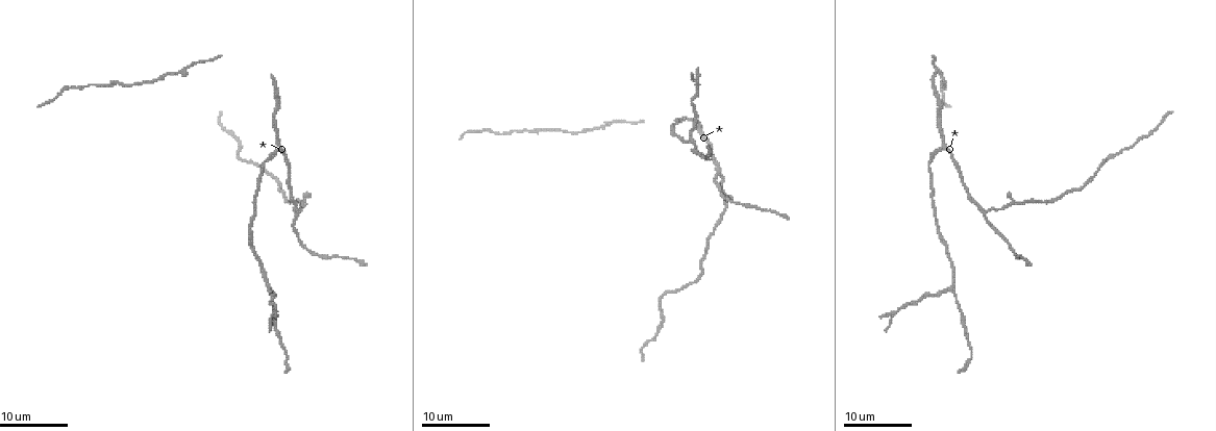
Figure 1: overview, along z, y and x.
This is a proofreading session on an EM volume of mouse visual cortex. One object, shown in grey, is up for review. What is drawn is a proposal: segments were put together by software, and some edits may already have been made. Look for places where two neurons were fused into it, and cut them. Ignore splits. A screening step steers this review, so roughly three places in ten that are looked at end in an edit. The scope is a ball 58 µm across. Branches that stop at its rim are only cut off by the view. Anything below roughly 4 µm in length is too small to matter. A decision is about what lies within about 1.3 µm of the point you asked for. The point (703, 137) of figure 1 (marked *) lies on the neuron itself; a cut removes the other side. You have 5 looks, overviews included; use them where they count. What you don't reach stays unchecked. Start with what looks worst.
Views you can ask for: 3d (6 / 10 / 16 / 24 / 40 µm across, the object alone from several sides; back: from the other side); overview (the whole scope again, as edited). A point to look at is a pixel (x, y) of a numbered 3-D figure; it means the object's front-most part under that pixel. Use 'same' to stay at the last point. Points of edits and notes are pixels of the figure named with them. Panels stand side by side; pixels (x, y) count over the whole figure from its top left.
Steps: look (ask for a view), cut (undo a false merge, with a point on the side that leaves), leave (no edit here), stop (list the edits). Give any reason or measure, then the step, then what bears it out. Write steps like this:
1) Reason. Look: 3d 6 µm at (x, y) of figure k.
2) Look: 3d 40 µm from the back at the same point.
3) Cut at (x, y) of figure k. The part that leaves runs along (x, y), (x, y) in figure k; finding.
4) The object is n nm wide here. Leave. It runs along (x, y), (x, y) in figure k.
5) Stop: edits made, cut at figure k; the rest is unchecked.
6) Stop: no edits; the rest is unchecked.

Three-way junction. Look: 3d 24 µm at (948, 288) of figure 1.

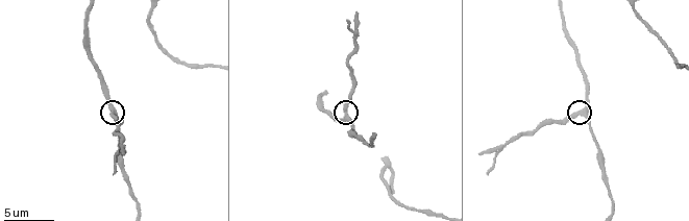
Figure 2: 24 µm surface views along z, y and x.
Look: 3d 6 µm at (579, 114) of figure 2.

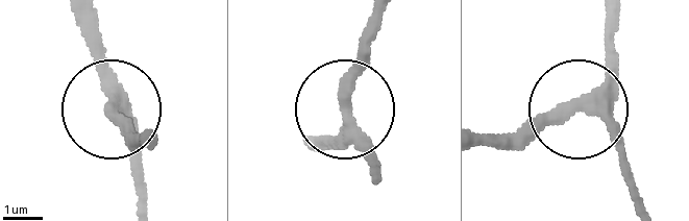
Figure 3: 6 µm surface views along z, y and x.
The object is 330 nm wide here. Leave. It runs along (605, 17), (595, 87), (498, 143) in figure 3; one neuron here.

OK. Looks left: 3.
Three-way junction. Look: 3d 16 µm at (390, 168) of figure 2.

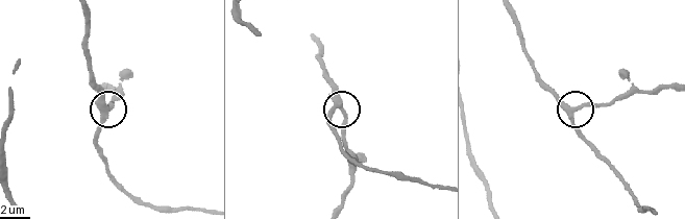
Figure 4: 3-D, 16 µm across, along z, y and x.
Leave. It runs along (507, 10), (534, 71), (575, 110), (571, 119), (582, 137) in figure 4; continuous, no second neuron.

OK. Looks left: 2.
Thick turns thin. Look: 3d 24 µm at (698, 281) of figure 1.

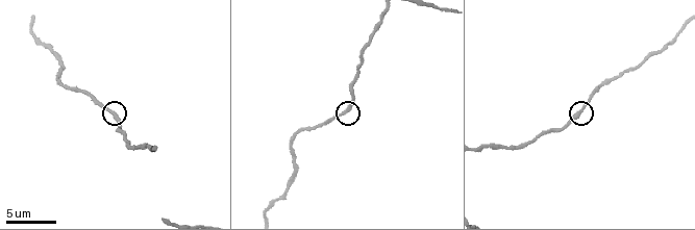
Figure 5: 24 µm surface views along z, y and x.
Look: 3d 10 µm at (346, 111) of figure 5.

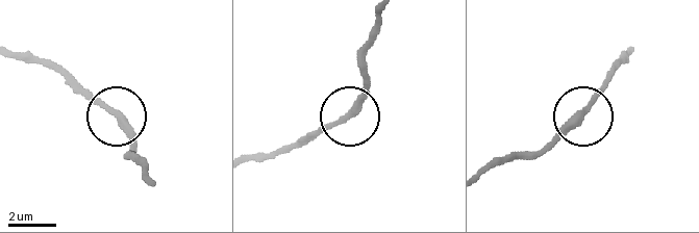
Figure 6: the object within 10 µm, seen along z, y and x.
The object is 310 nm wide here. Leave. All the same neuron.

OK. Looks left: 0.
Stop: no edits; the rest is unchecked.

